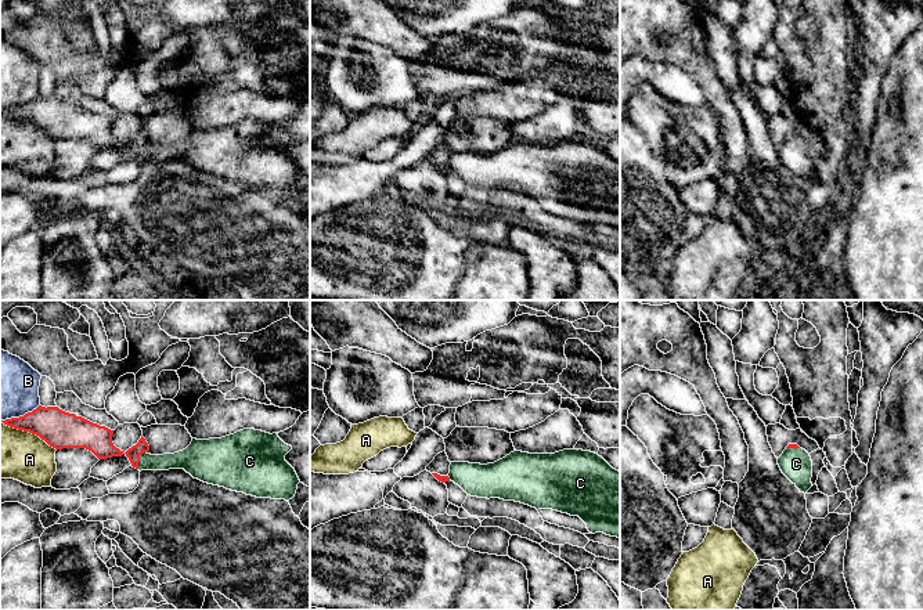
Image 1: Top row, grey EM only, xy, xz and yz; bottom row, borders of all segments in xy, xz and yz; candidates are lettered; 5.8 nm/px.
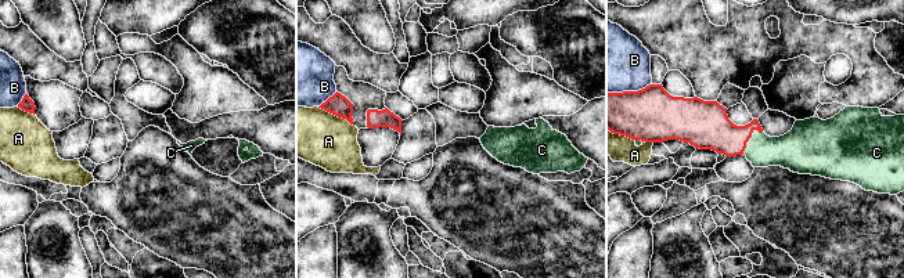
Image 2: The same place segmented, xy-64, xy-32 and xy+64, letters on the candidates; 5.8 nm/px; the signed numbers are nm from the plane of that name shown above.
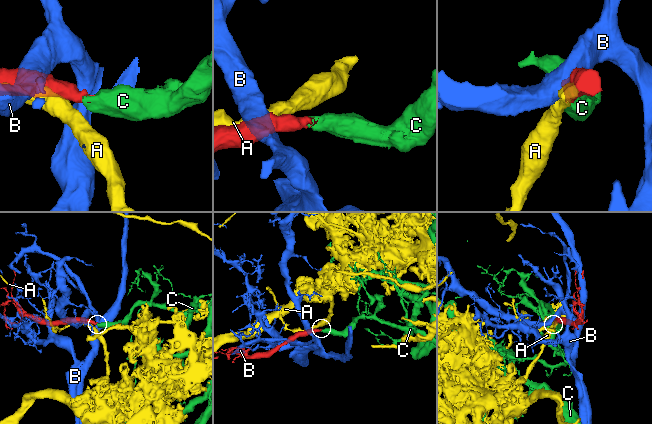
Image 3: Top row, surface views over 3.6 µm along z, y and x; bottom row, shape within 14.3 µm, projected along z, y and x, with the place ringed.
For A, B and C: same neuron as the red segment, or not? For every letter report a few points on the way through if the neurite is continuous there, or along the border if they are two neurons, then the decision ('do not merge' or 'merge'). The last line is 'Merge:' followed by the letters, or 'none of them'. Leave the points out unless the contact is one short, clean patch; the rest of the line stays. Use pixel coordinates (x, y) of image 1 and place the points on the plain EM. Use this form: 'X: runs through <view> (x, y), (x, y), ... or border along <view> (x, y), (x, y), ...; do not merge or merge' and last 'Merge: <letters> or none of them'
A: do not merge
B: do not merge
C: runs through xy (133, 144), (139, 150), (181, 150); merge
Merge: C

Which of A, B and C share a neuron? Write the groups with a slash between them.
A / B / C

